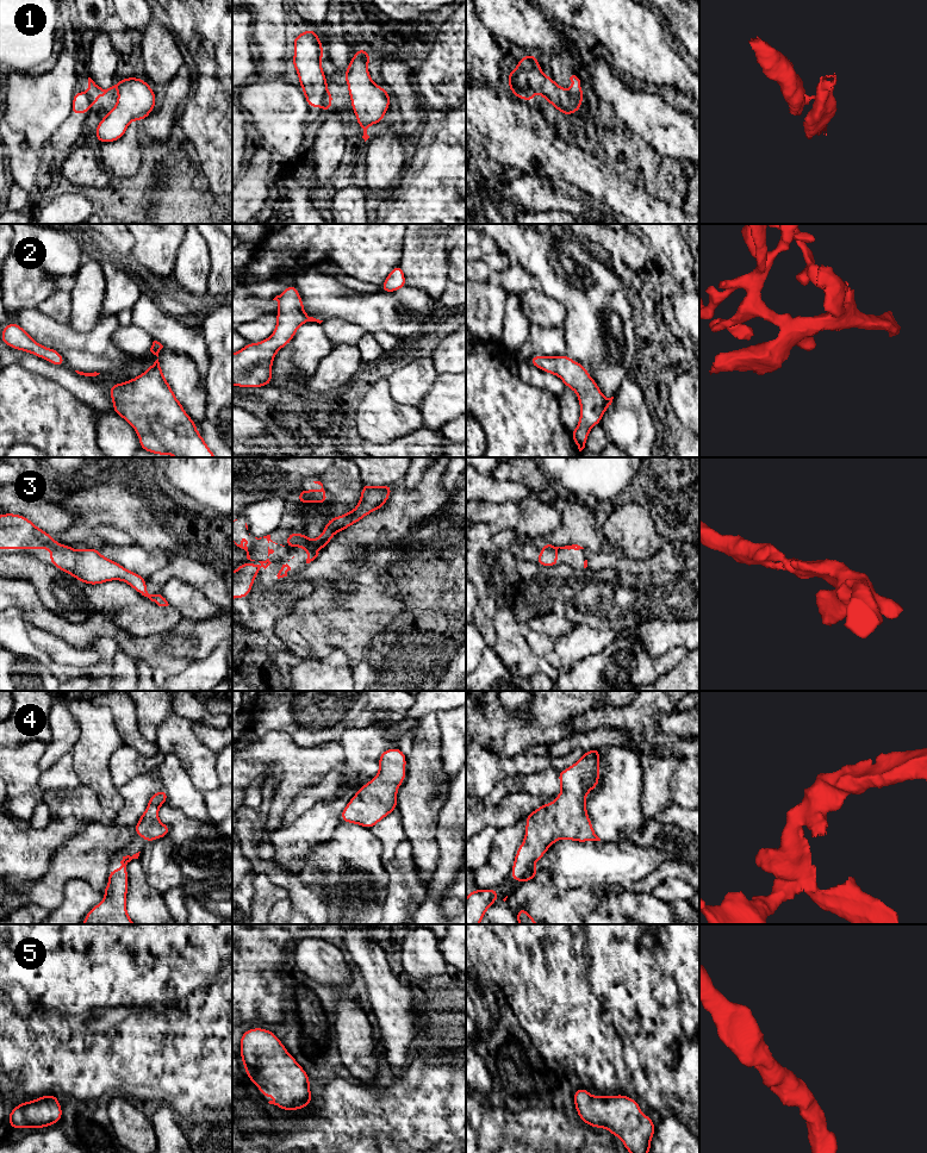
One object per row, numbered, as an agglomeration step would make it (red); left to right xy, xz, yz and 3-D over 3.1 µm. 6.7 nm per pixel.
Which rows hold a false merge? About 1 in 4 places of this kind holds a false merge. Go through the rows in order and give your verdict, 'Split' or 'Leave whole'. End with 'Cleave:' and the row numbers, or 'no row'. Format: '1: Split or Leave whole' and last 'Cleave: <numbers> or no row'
1: Split
2: Leave whole
3: Leave whole
4: Leave whole
5: Leave whole
Cleave: 1

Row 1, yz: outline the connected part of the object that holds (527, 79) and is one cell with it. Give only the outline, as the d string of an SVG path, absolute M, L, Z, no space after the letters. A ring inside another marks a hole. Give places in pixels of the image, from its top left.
M527 54L522 57L515 70L509 71L508 86L512 95L531 102L537 92L549 104L568 118L571 113L579 112L581 98L573 96L568 89L555 83L553 77L546 76L536 56Z

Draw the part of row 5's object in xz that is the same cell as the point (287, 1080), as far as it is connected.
M251 1028L241 1035L239 1046L241 1059L249 1080L261 1090L262 1097L276 1096L279 1098L269 1101L269 1104L286 1111L310 1105L312 1097L309 1076L274 1033L263 1028Z

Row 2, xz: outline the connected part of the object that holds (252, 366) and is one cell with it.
M294 285L287 286L273 300L279 303L276 328L269 338L248 343L232 354L232 386L256 388L270 385L272 364L278 350L292 341L301 324L323 322L304 312L304 303Z

